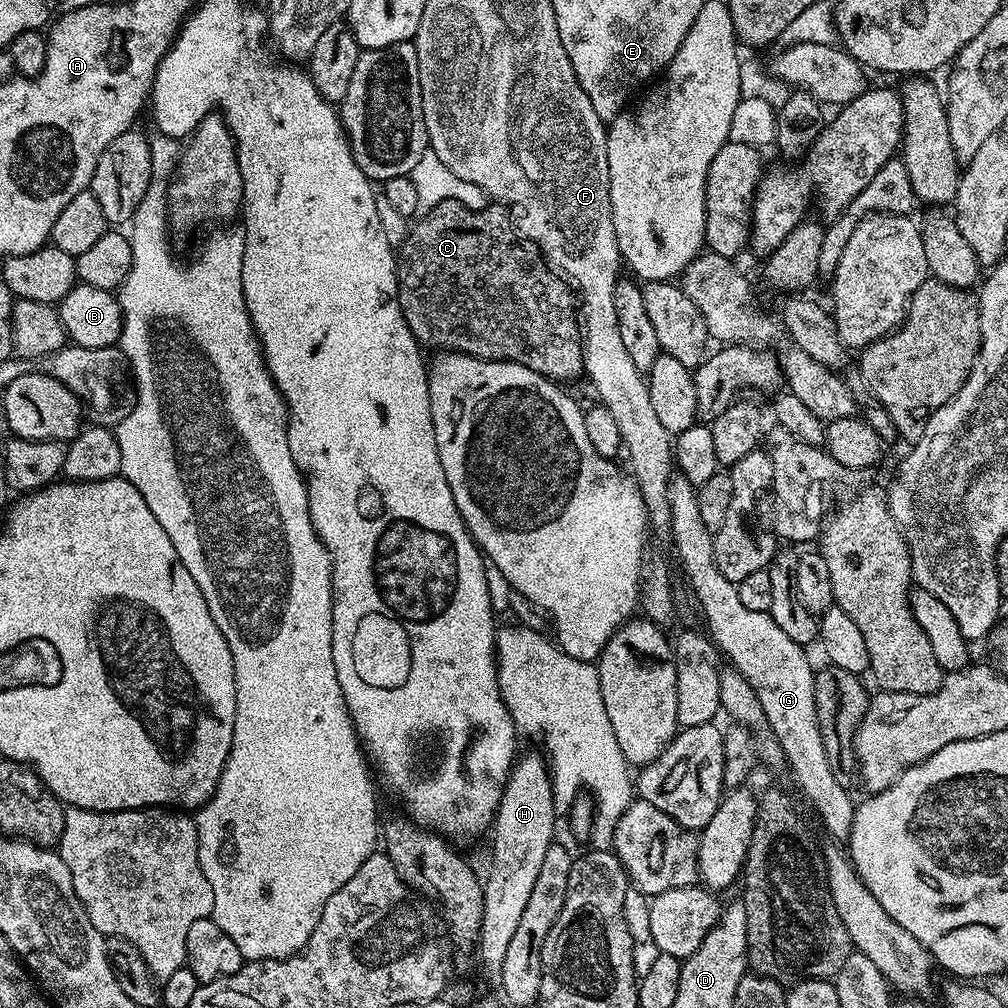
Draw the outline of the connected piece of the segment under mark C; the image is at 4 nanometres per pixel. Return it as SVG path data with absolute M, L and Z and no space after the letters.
M447 200L446 202L438 202L438 206L427 209L415 223L409 227L408 237L405 238L404 244L398 248L396 258L396 281L398 282L400 305L402 306L402 314L412 332L419 333L421 331L420 320L425 320L448 343L445 345L449 349L465 352L468 356L477 356L479 360L509 360L515 364L526 366L553 382L576 380L579 376L585 375L582 324L578 319L577 297L574 295L569 281L559 271L553 270L547 259L540 255L539 248L518 239L518 233L507 208L495 202L489 203L483 208L467 208L462 206L460 202Z

